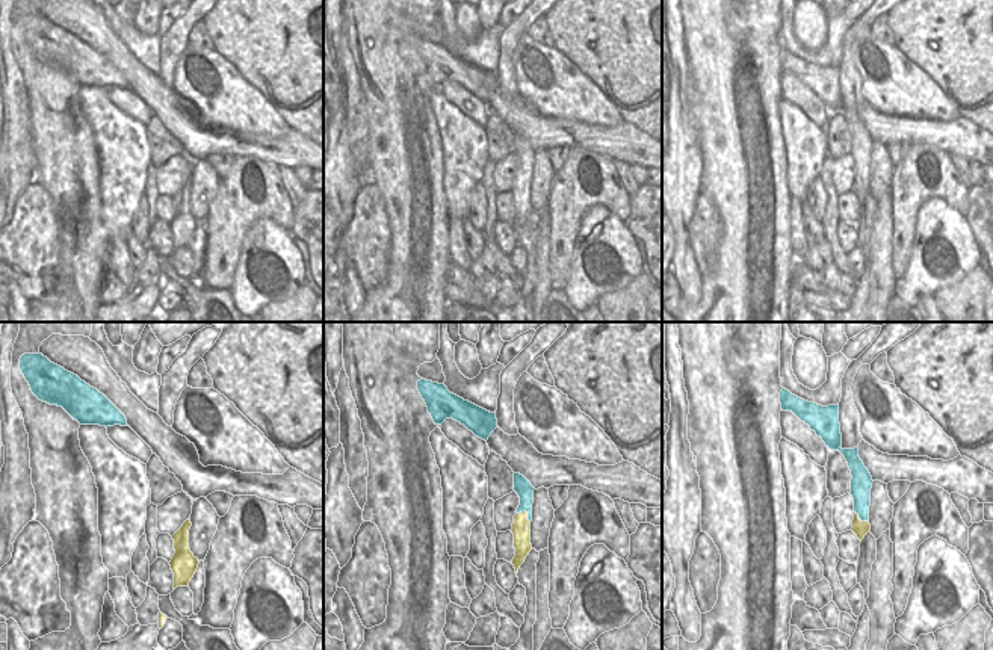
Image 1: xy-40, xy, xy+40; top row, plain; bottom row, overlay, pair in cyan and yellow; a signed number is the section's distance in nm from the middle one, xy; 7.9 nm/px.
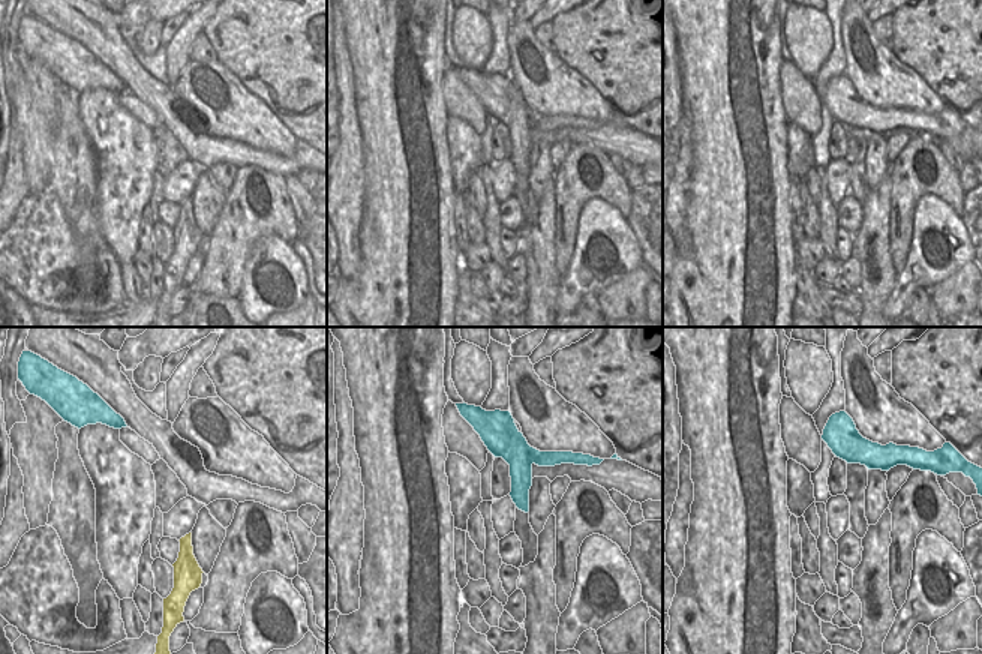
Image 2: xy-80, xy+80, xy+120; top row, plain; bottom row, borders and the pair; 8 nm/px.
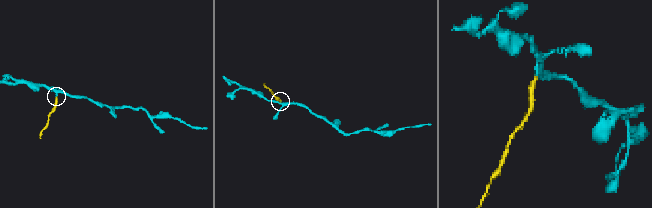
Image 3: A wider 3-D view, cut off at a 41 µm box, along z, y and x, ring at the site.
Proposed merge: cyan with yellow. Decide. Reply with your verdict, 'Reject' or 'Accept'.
Reject

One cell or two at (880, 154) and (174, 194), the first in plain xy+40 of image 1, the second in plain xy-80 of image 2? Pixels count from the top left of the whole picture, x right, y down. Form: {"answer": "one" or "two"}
{"answer": "two"}

